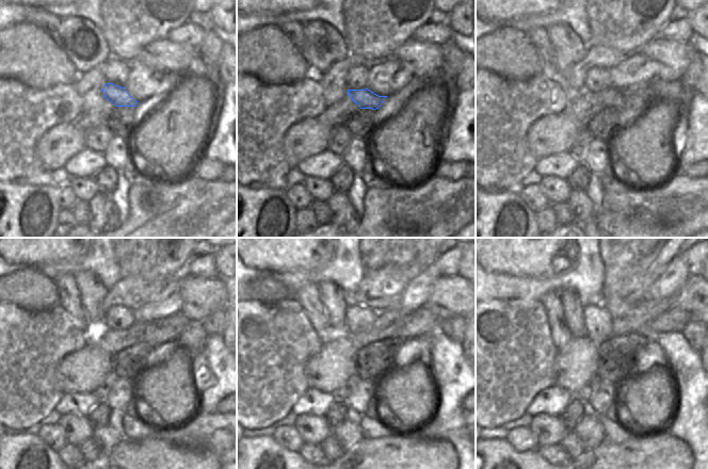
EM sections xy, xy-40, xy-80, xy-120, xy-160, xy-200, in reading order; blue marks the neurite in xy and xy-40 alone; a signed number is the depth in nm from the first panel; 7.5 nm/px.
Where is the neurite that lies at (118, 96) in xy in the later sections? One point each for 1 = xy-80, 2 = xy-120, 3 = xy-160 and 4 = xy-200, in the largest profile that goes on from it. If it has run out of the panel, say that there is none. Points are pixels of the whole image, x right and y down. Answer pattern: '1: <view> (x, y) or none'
1: xy-80 (613, 98)
2: xy-120 (159, 332)
3: xy-160 (421, 323)
4: xy-200 (675, 319)

